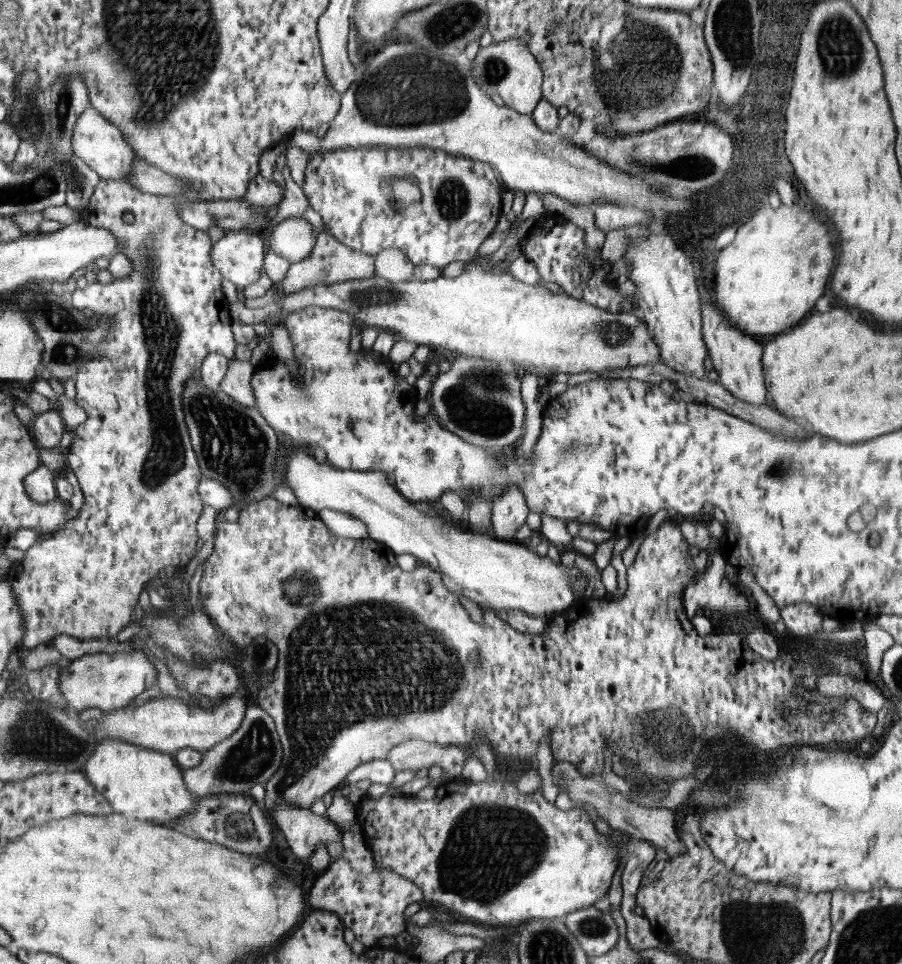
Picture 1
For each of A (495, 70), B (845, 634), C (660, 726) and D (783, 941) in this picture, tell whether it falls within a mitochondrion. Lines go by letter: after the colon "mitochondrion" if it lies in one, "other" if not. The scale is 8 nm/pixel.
A: mitochondrion
B: other
C: mitochondrion
D: mitochondrion

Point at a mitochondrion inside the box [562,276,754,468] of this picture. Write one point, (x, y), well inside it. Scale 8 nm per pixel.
(611, 334)

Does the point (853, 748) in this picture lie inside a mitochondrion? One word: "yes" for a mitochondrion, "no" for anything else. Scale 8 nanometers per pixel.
no

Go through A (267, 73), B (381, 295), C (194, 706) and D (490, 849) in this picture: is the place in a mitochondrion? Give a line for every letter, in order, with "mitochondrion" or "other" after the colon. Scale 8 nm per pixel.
A: other
B: mitochondrion
C: other
D: mitochondrion

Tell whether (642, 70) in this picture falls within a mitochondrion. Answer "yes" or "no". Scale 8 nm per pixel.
yes

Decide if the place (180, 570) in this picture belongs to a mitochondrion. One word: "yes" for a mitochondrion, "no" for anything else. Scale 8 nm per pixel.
no

